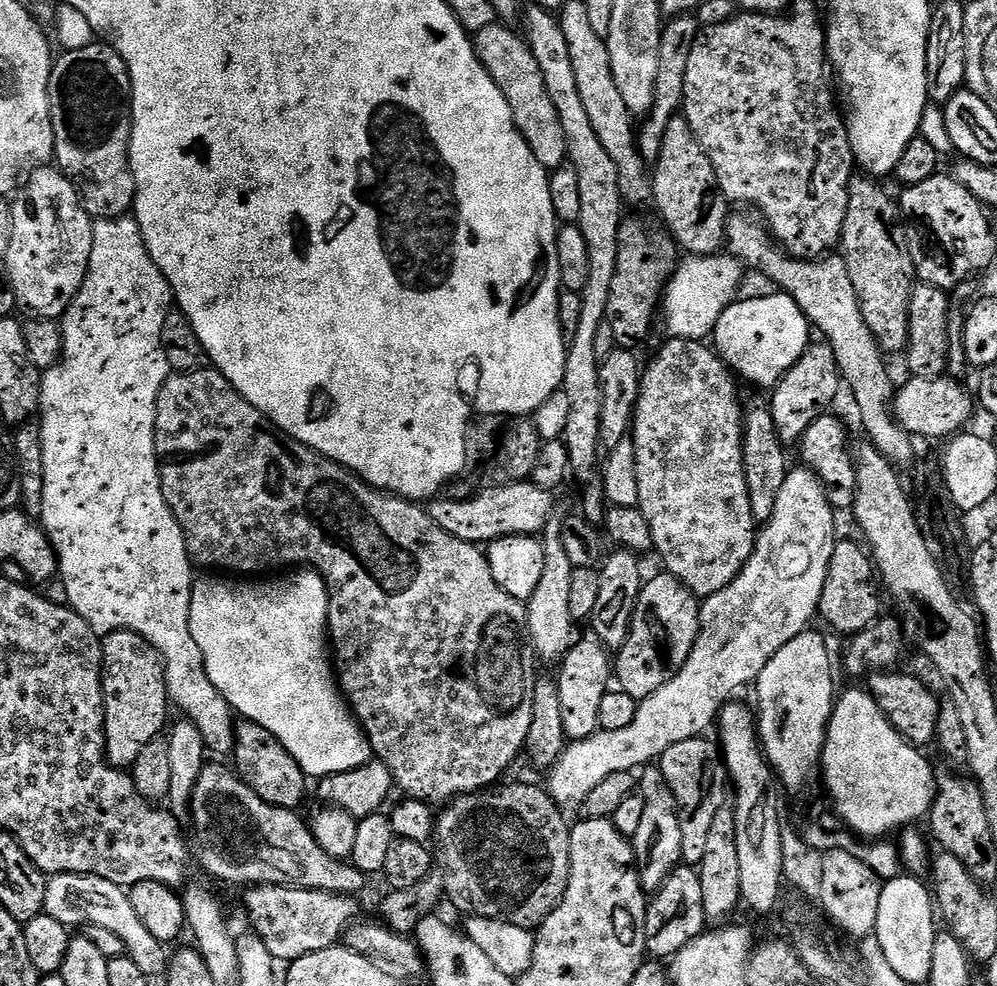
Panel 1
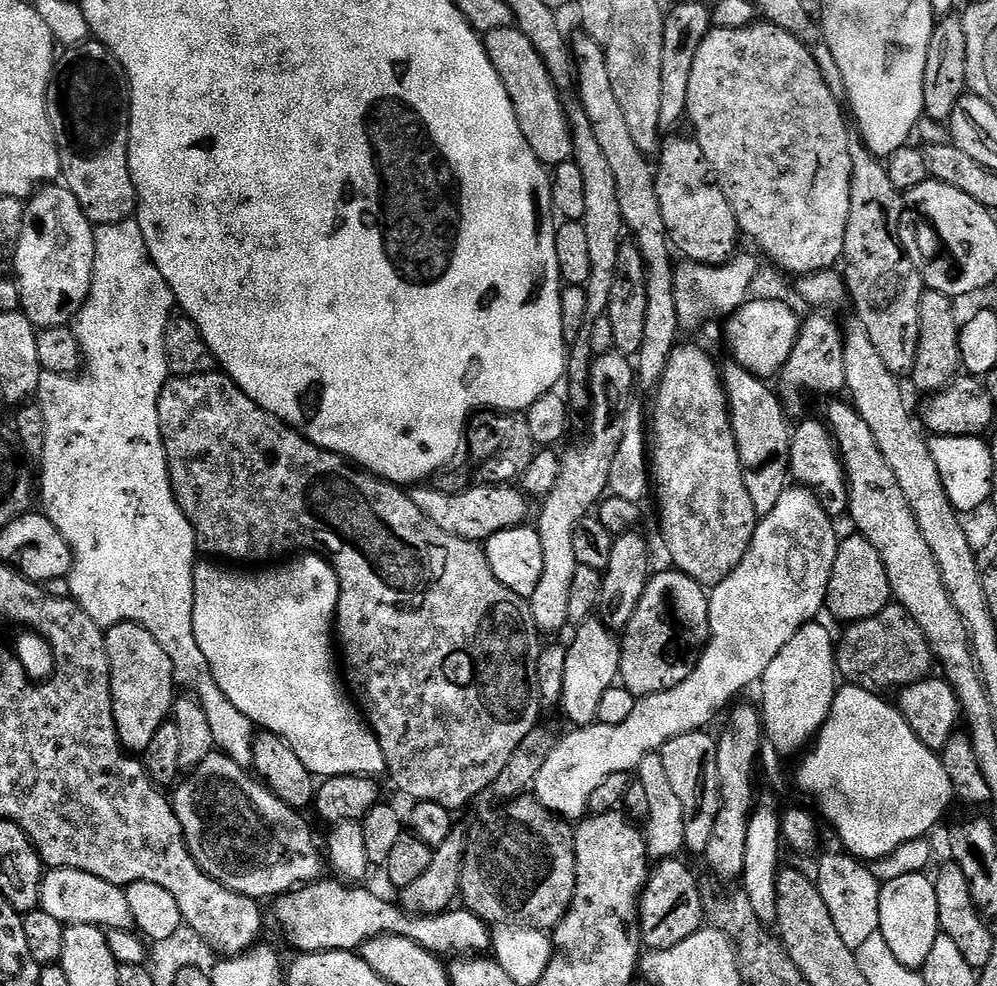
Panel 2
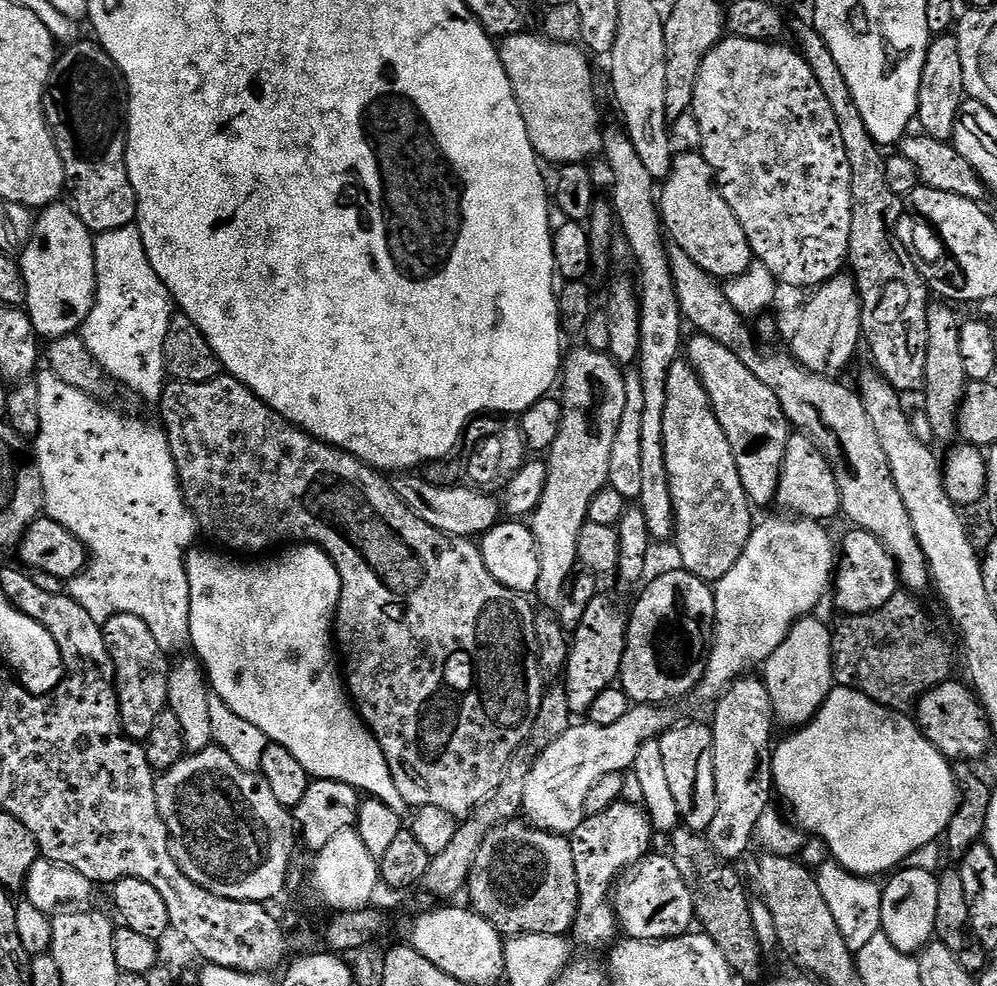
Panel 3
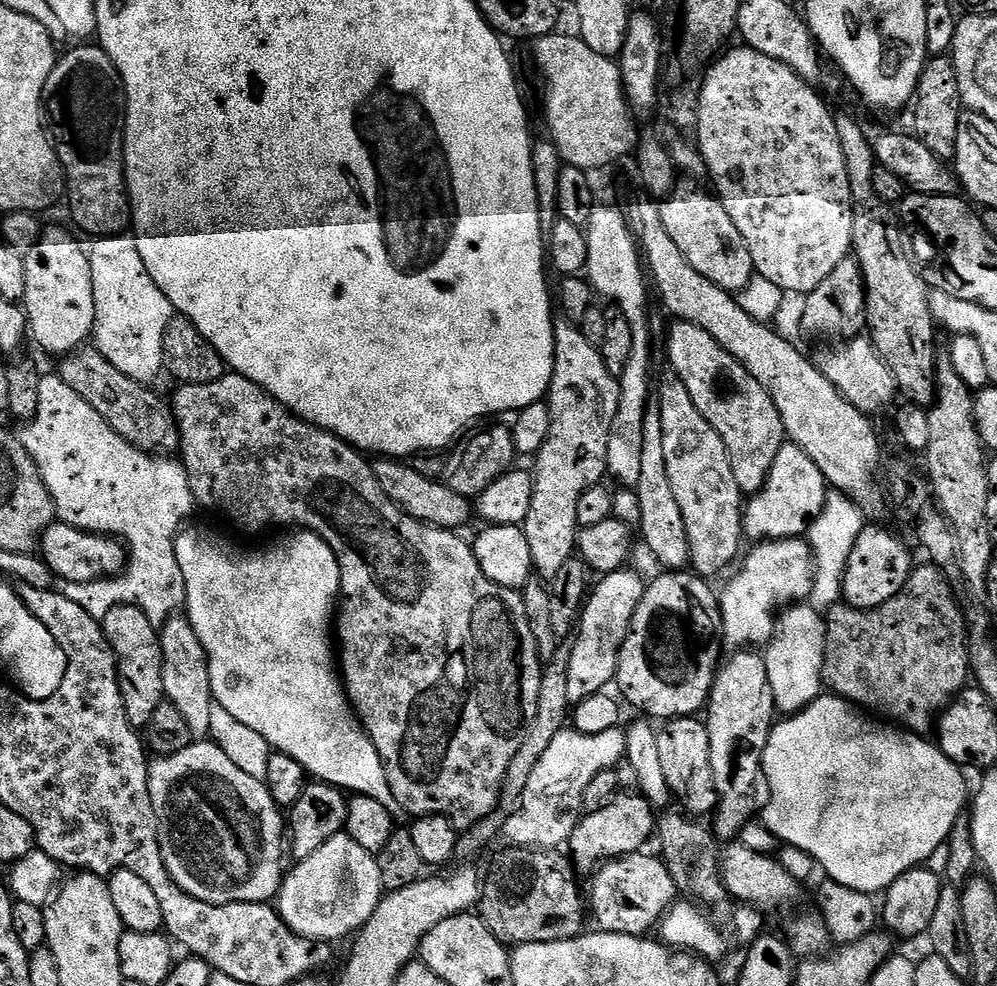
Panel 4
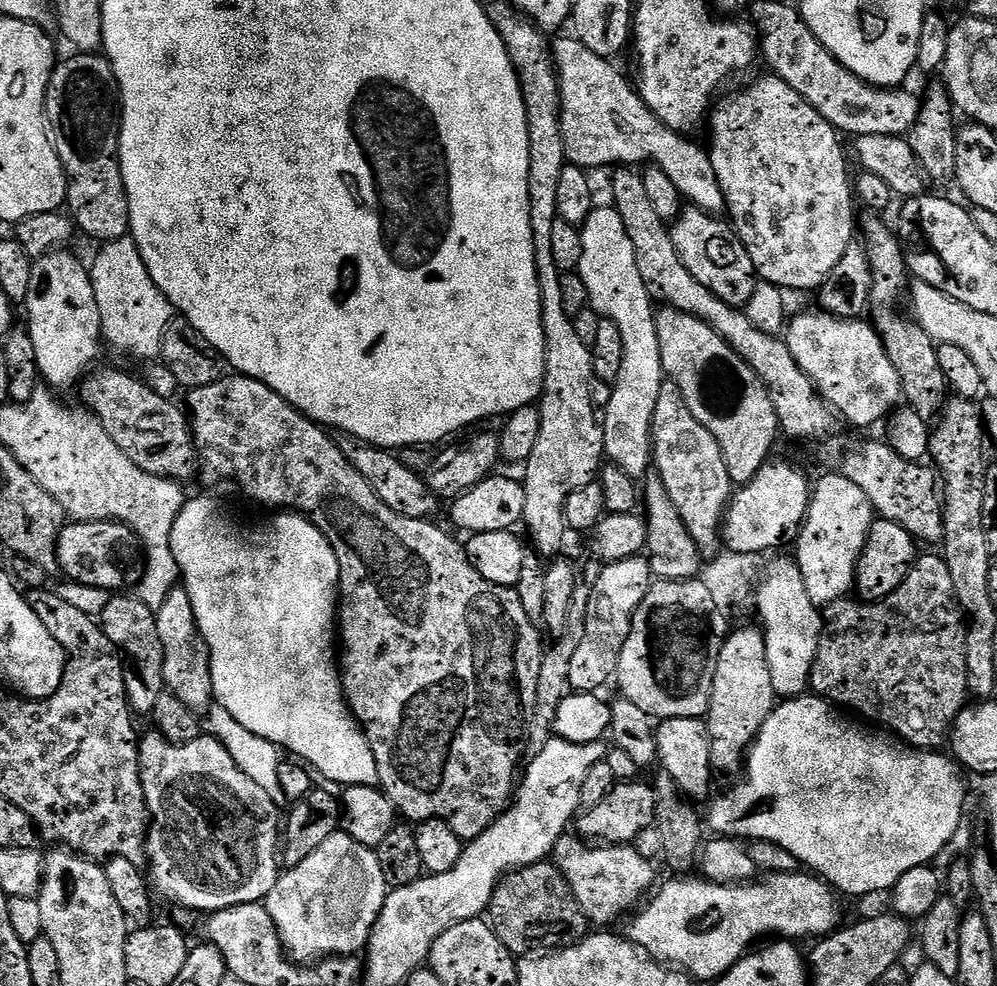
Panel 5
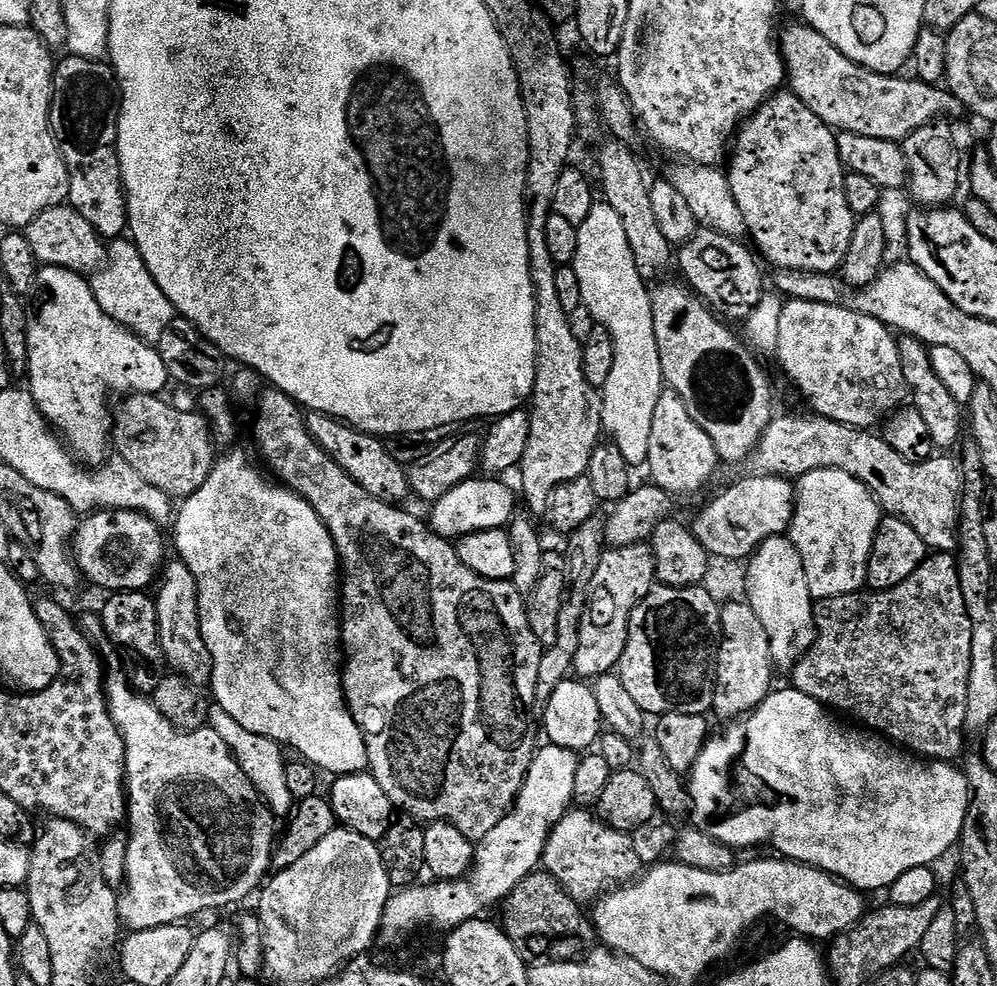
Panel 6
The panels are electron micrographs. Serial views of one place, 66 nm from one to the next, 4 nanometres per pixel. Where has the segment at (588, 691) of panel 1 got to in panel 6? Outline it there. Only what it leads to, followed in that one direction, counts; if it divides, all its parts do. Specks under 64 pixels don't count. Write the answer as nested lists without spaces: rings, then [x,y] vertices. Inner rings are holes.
[[[635,544],[621,548],[608,548],[594,573],[594,580],[588,586],[587,604],[582,614],[578,634],[578,652],[574,672],[577,677],[591,682],[597,676],[609,675],[619,665],[628,641],[628,619],[640,603],[649,596],[656,580],[656,565],[652,563],[652,550],[648,544]]]

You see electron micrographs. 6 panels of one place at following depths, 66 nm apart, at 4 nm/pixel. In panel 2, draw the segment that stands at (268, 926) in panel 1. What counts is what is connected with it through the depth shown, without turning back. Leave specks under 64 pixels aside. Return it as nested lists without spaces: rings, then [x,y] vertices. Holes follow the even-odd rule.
[[[321,878],[273,901],[274,914],[287,940],[299,953],[350,952],[359,949],[365,940],[379,936],[405,936],[437,958],[468,958],[489,951],[489,925],[473,912],[447,910],[435,916],[411,916],[393,901],[392,905],[360,888],[364,886],[343,886],[332,880]]]

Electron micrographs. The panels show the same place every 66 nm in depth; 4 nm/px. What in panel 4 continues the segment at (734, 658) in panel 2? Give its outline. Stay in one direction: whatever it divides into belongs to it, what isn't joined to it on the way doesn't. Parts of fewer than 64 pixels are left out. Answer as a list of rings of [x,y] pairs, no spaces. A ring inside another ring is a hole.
[[[807,539],[795,540],[766,540],[752,546],[752,549],[743,557],[744,565],[735,569],[736,577],[719,593],[720,626],[722,640],[729,644],[732,650],[748,650],[753,646],[767,645],[771,641],[772,633],[776,630],[777,612],[785,606],[797,602],[804,602],[812,595],[812,547]],[[565,726],[538,759],[522,793],[518,812],[503,828],[503,839],[508,839],[509,845],[518,848],[556,850],[567,845],[582,815],[582,794],[586,786],[590,786],[594,774],[615,769],[619,761],[625,759],[625,750],[626,738],[620,728],[602,730],[602,734],[582,734],[571,726]]]

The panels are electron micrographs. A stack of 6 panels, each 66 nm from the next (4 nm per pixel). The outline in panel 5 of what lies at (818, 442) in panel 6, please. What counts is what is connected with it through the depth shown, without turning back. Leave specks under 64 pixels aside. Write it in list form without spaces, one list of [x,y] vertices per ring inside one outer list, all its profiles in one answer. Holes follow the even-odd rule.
[[[835,435],[819,445],[825,469],[845,476],[858,490],[868,495],[873,513],[881,520],[898,522],[918,542],[939,545],[944,538],[944,502],[942,484],[927,463],[907,460],[883,439],[847,440]]]

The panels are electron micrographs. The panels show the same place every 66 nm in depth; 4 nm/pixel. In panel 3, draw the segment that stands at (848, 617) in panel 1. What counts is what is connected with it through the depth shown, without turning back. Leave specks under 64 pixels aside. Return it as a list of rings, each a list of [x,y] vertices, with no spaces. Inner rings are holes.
[[[853,527],[838,540],[838,559],[834,564],[834,575],[830,585],[830,598],[836,608],[844,616],[857,616],[878,610],[878,606],[886,606],[890,598],[901,587],[900,575],[896,573],[896,559],[866,530]]]

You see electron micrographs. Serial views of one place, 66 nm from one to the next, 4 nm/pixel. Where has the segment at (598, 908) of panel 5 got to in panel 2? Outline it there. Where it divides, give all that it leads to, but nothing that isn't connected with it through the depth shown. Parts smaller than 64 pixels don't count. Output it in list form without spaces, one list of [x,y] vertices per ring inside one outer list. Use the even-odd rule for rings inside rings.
[[[680,858],[659,861],[651,869],[644,890],[638,897],[638,931],[645,949],[654,952],[670,950],[670,946],[678,946],[678,942],[686,942],[686,938],[690,938],[702,927],[702,895],[700,896],[700,890],[696,886],[695,876],[682,861],[683,859]]]

